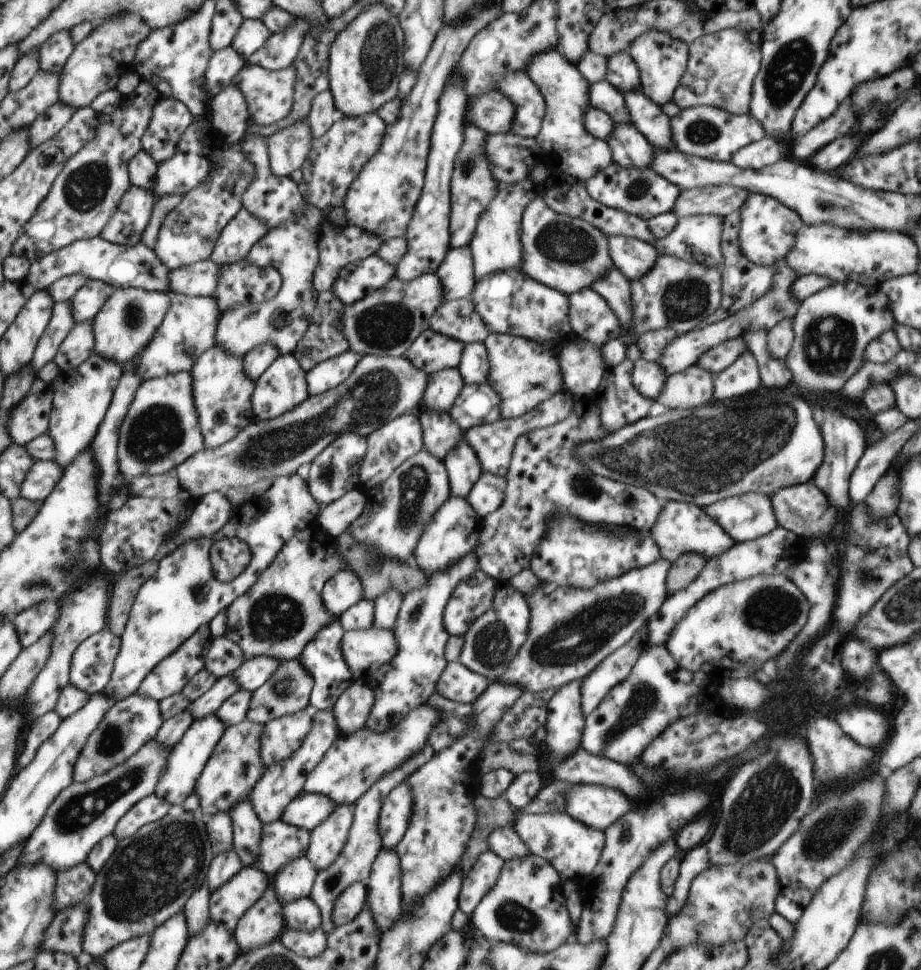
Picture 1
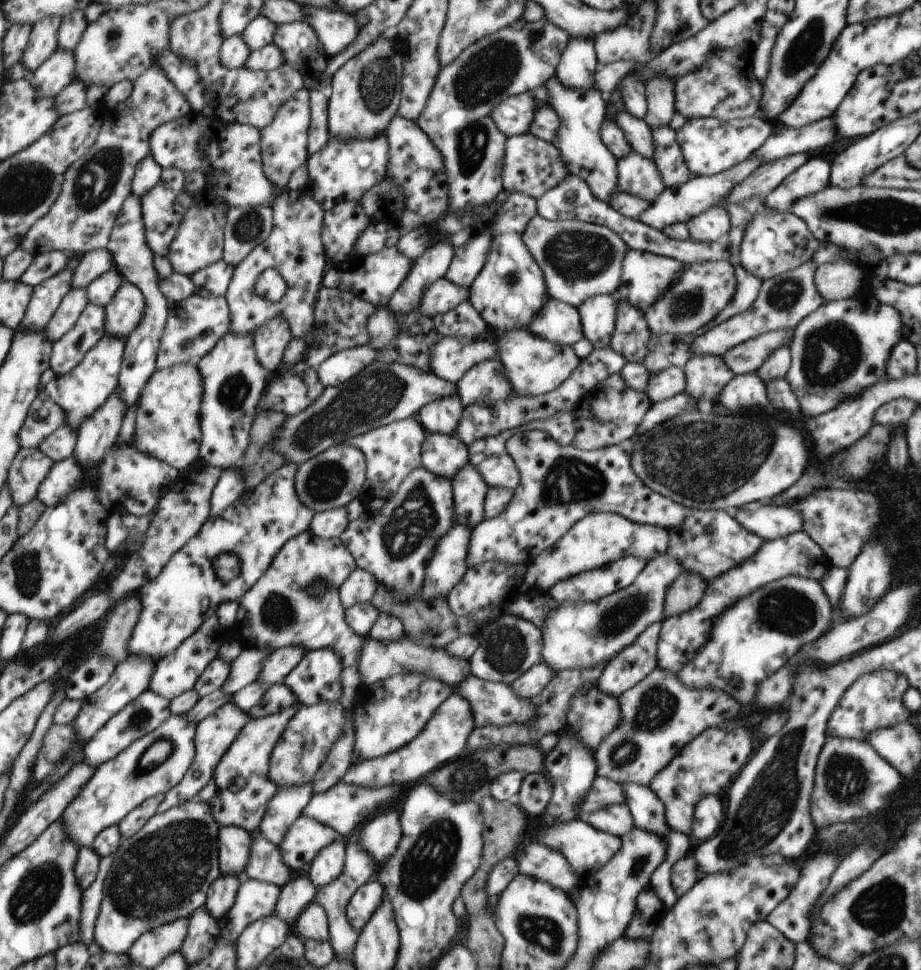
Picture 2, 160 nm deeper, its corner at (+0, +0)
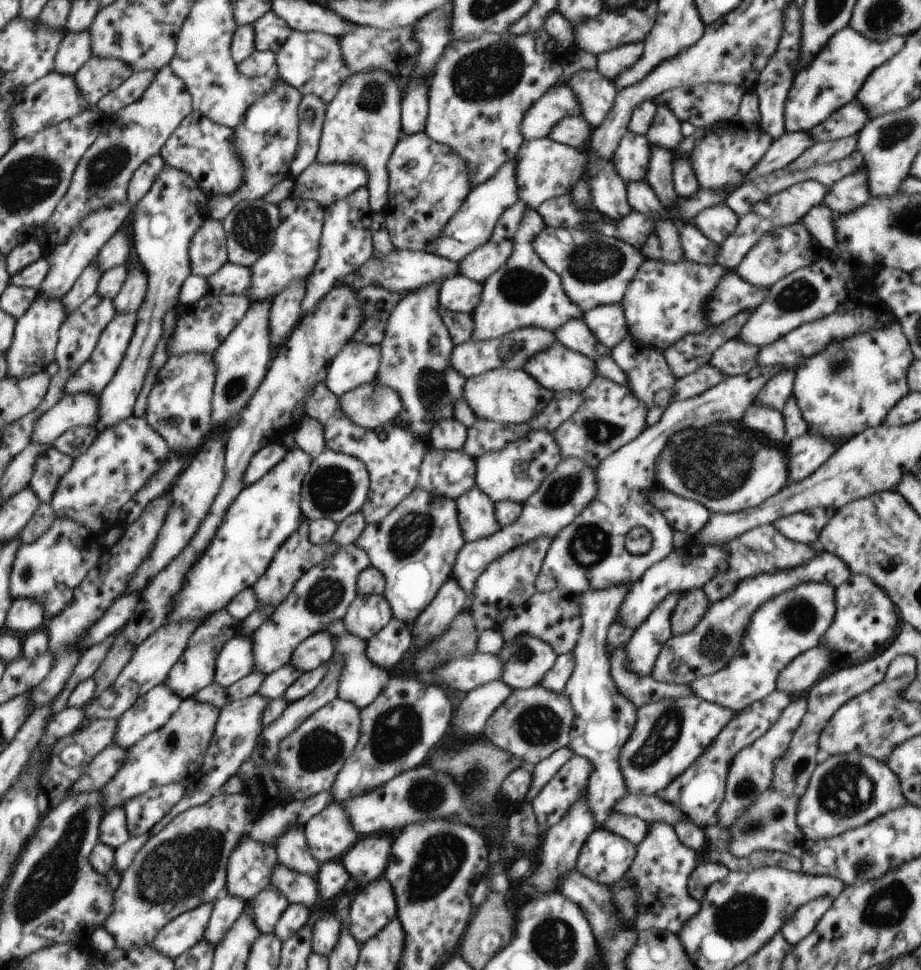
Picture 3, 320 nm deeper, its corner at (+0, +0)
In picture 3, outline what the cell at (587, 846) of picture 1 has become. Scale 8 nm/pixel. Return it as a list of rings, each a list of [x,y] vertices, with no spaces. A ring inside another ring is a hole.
[[[596,829],[584,844],[576,870],[590,880],[602,884],[616,884],[636,858],[637,846],[626,838]]]

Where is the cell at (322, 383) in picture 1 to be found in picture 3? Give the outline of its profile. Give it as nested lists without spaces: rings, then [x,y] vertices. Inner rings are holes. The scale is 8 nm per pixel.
[[[350,341],[345,347],[333,358],[330,363],[325,385],[331,393],[337,397],[361,387],[363,384],[370,384],[377,378],[379,364],[381,363],[381,348],[379,345],[371,345],[358,341]]]

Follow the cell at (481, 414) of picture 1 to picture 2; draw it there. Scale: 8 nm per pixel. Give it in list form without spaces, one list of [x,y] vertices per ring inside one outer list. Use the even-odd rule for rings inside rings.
[[[608,347],[594,349],[588,358],[581,359],[577,370],[573,372],[558,388],[551,390],[548,394],[538,396],[514,396],[510,399],[498,402],[476,402],[464,407],[456,435],[468,447],[473,442],[488,437],[495,437],[501,432],[520,428],[523,424],[532,421],[551,419],[556,415],[571,413],[575,406],[584,398],[586,392],[590,392],[598,384],[606,380],[614,373],[620,373],[626,364],[625,358]]]

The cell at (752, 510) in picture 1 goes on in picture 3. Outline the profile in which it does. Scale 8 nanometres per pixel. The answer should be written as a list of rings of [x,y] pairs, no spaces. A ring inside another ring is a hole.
[[[811,508],[779,518],[772,524],[790,540],[817,545],[823,528],[834,514],[836,514],[834,508]]]

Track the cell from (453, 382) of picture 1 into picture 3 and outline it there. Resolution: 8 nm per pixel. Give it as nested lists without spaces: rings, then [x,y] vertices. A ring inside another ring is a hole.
[[[442,419],[433,428],[427,442],[439,451],[462,451],[467,434],[468,429],[458,419]]]

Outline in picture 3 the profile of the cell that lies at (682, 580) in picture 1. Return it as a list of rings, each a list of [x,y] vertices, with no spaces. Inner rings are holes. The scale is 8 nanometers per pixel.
[[[694,589],[681,594],[680,600],[671,616],[673,636],[692,632],[710,605],[703,589]]]

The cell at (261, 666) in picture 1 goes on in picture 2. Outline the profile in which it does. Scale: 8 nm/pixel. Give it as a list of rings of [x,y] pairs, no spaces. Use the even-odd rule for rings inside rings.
[[[287,646],[276,649],[265,660],[259,680],[273,685],[282,684],[283,680],[294,670],[297,664],[308,654],[304,647]]]

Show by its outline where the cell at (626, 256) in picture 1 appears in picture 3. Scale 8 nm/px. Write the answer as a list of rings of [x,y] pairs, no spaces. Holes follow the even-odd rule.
[[[688,258],[679,263],[645,259],[620,303],[631,339],[637,345],[662,352],[683,336],[707,331],[712,326],[705,319],[705,301],[707,312],[708,298],[728,272],[728,267],[698,264]]]

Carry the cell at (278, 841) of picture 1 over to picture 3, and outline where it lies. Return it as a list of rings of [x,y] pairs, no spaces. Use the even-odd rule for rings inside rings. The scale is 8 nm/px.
[[[330,803],[304,826],[306,840],[315,859],[322,864],[340,860],[360,840],[345,808]]]

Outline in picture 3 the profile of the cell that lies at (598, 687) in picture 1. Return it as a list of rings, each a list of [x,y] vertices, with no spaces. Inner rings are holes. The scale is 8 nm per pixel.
[[[680,591],[670,593],[649,615],[634,629],[627,642],[627,667],[641,677],[651,675],[654,663],[665,642],[673,636],[671,616],[681,597]]]

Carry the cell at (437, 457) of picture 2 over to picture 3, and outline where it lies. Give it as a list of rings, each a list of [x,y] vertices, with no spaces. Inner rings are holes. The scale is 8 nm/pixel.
[[[428,447],[417,486],[434,496],[456,502],[476,487],[476,461],[462,451],[439,451]]]

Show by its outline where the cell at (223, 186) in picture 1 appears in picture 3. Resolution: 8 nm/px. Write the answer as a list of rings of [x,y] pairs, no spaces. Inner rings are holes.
[[[206,219],[192,237],[188,249],[191,274],[209,277],[228,262],[223,223]]]

